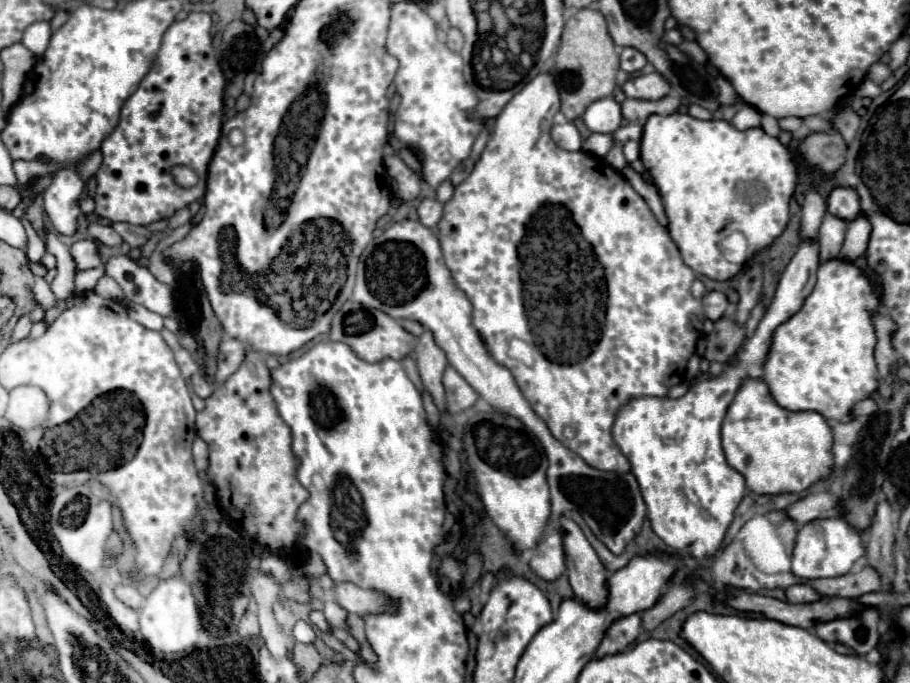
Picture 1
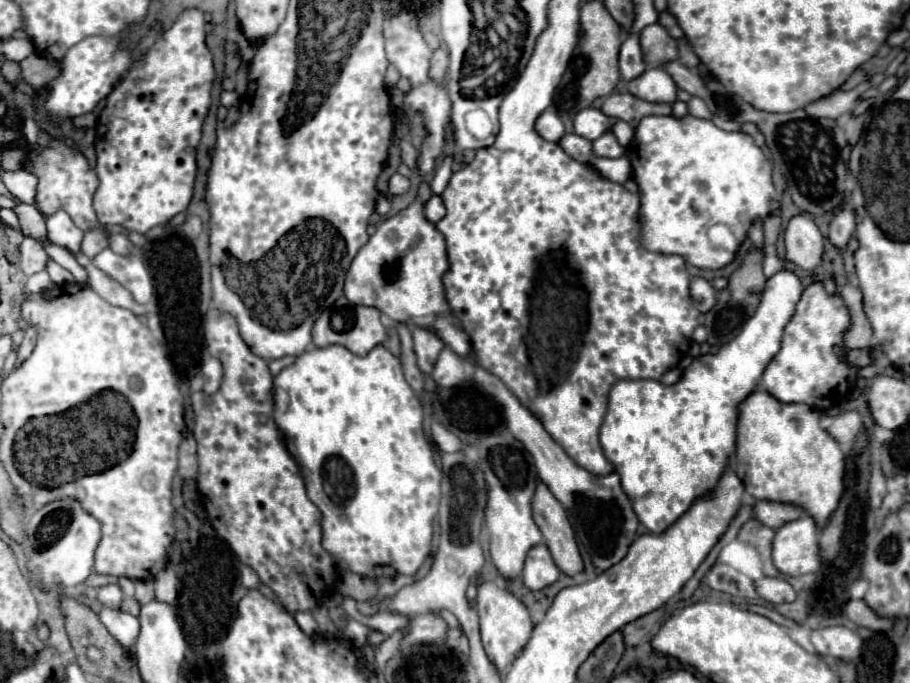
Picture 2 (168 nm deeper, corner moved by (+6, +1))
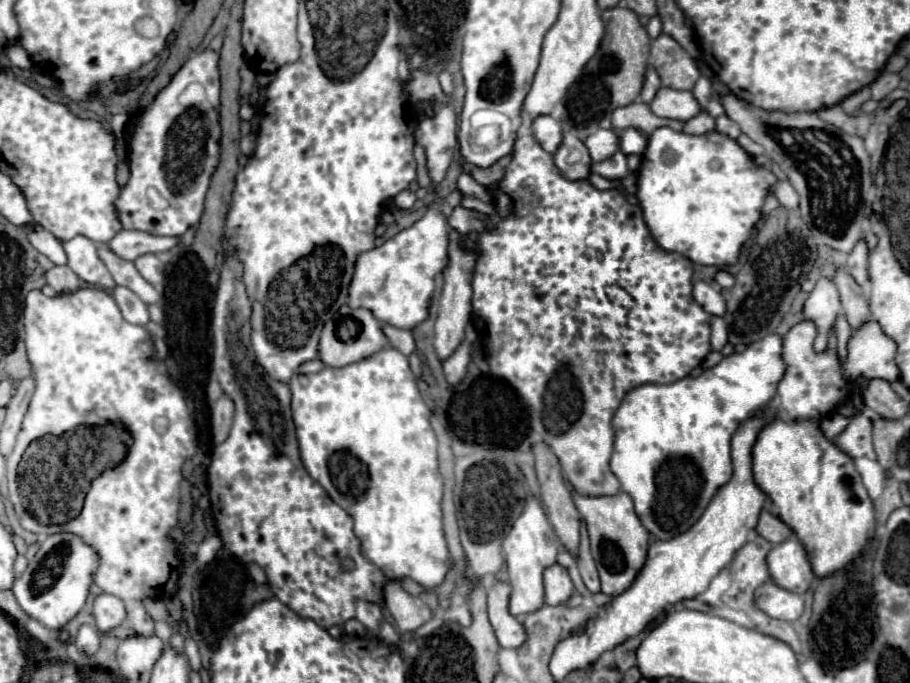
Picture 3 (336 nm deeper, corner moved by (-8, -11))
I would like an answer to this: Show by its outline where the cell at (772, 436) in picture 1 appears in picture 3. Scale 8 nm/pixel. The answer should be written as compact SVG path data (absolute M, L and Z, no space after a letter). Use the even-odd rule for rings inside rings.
M781 418L769 420L757 436L753 446L753 478L755 484L763 490L763 494L771 502L771 512L787 522L797 538L803 542L811 566L817 578L833 574L841 570L863 550L863 542L873 538L875 534L875 518L873 518L873 502L861 482L861 476L853 464L853 460L839 450L831 440L825 438L817 420L803 420L803 422L785 422Z

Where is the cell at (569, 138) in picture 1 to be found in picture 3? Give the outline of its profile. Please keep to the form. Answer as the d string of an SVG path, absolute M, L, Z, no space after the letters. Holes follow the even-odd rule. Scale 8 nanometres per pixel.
M543 116L543 118L535 118L533 122L533 134L537 138L537 142L547 150L547 152L555 152L561 142L563 142L563 128L557 120L553 120L551 116Z

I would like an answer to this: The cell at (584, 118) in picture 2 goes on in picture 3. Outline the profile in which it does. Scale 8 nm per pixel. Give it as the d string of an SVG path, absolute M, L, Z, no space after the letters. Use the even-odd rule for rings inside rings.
M599 128L585 140L585 146L593 158L593 162L601 162L603 158L611 158L619 150L619 136L613 130Z

